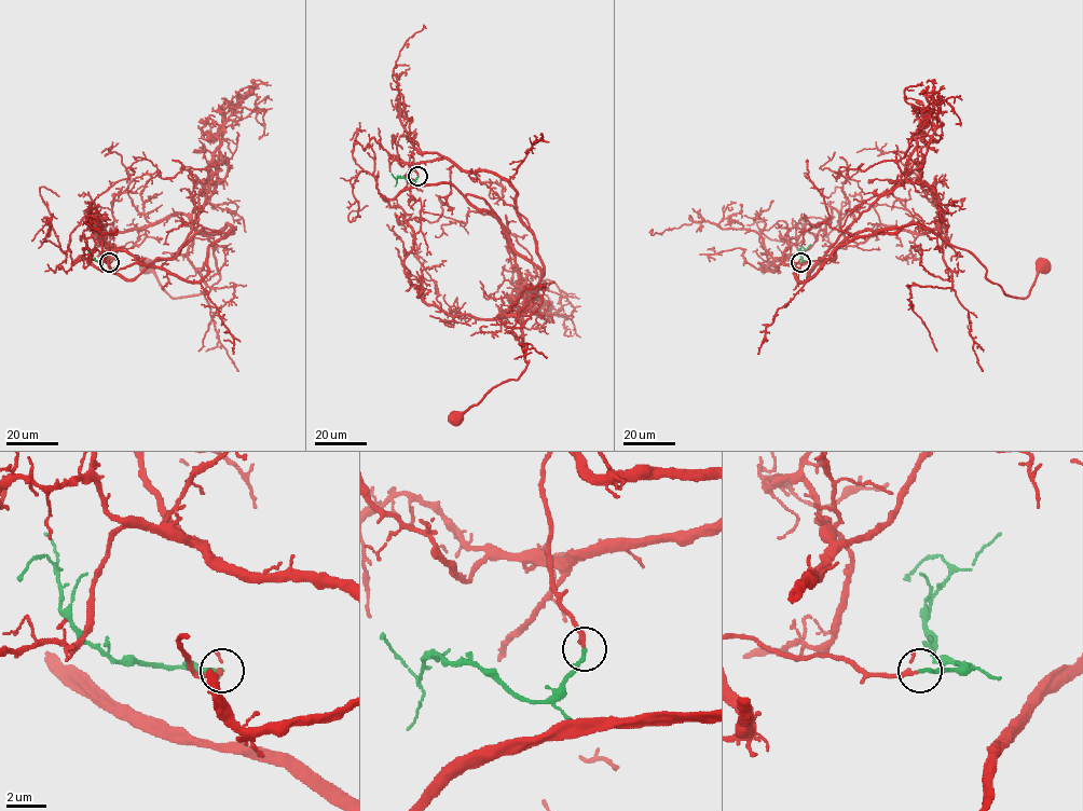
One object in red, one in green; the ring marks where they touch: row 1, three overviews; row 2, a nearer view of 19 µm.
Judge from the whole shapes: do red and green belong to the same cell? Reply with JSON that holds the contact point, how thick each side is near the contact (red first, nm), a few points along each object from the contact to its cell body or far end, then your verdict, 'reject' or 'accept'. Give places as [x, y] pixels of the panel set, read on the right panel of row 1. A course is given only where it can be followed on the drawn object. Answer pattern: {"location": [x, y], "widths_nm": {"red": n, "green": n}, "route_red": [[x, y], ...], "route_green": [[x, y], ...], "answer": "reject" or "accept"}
{"location": [800, 262], "widths_nm": {"red": 180, "green": 200}, "route_red": [[799, 262], [773, 259], [806, 282], [839, 246], [918, 223], [968, 250], [1006, 294], [1025, 298], [1043, 269]], "route_green": [[800, 262], [807, 262], [800, 256], [804, 249], [797, 250]], "answer": "accept"}

